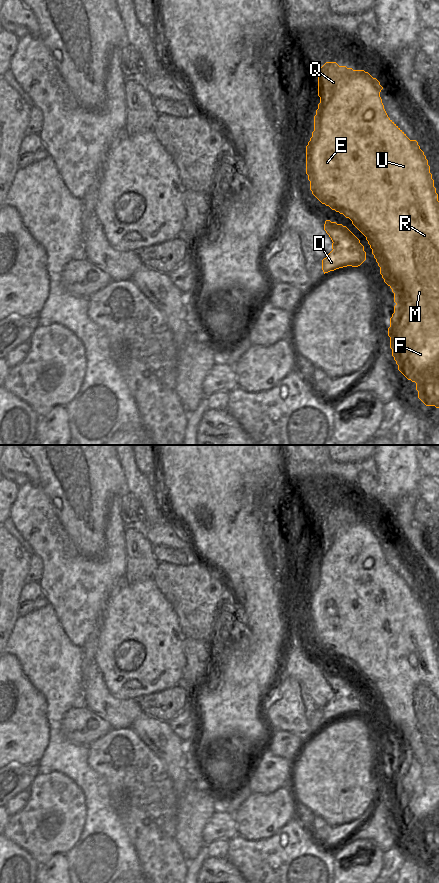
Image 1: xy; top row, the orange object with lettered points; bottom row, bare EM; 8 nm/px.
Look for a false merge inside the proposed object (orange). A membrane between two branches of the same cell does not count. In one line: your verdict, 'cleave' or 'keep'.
cleave

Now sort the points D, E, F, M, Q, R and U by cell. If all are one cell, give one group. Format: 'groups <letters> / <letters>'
groups D / E F M Q R U

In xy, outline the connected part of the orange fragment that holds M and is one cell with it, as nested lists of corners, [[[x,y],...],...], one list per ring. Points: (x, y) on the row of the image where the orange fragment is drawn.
[[[326,62],[318,70],[318,96],[320,103],[314,116],[314,131],[306,146],[306,174],[310,181],[312,194],[332,210],[343,214],[352,221],[352,224],[366,237],[372,254],[380,267],[380,274],[384,282],[394,293],[394,313],[390,318],[388,336],[392,356],[398,365],[398,370],[412,382],[416,383],[418,398],[426,406],[439,408],[439,201],[434,180],[430,173],[430,166],[424,152],[416,140],[410,140],[406,134],[388,117],[380,92],[383,87],[380,82],[364,70],[353,70],[346,66],[339,66],[336,62]]]

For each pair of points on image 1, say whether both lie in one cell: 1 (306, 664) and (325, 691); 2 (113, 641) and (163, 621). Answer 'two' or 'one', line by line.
1: one
2: one

